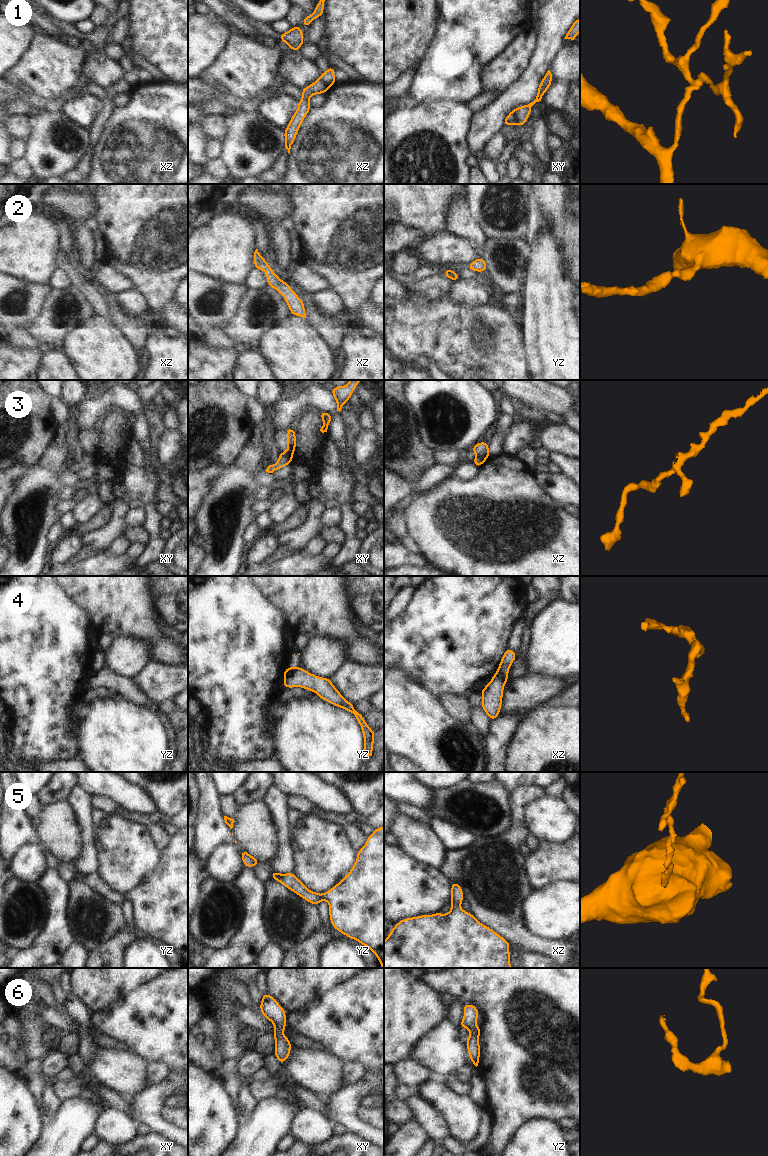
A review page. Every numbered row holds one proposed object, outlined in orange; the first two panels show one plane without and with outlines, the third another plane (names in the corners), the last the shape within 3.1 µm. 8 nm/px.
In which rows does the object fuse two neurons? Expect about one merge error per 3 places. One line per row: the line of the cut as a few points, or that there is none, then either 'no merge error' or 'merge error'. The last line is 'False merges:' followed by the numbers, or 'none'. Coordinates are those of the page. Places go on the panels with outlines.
1: xy (517, 108), (515, 110), (514, 123) | merge error
2: no cut | no merge error
3: xy (280, 454), (291, 458) | merge error
4: yz (293, 668), (293, 671), (284, 679) | merge error
5: no cut | no merge error
6: no cut | no merge error
False merges: 1, 3, 4

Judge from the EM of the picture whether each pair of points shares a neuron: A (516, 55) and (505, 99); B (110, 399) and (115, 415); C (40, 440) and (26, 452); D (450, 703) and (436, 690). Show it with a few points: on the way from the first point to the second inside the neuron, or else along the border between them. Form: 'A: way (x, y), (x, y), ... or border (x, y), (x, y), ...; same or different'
A: border (525, 66), (498, 93); different
B: border (118, 407), (108, 411), (94, 423); different
C: way (37, 441), (29, 449); same
D: border (464, 693), (443, 693), (437, 698); different

